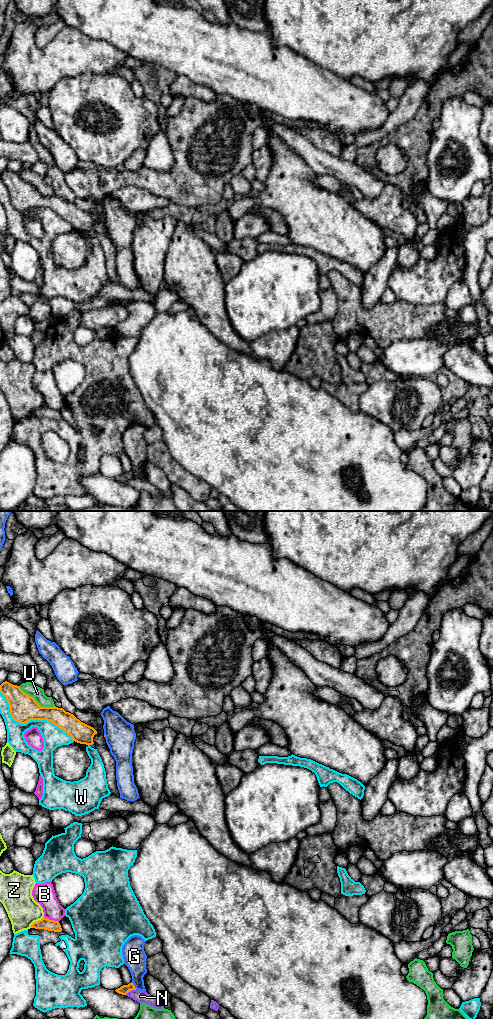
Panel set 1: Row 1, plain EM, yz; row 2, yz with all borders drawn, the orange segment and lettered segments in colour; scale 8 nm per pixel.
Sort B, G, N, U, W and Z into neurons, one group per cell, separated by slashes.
B / G / N / U / W / Z

